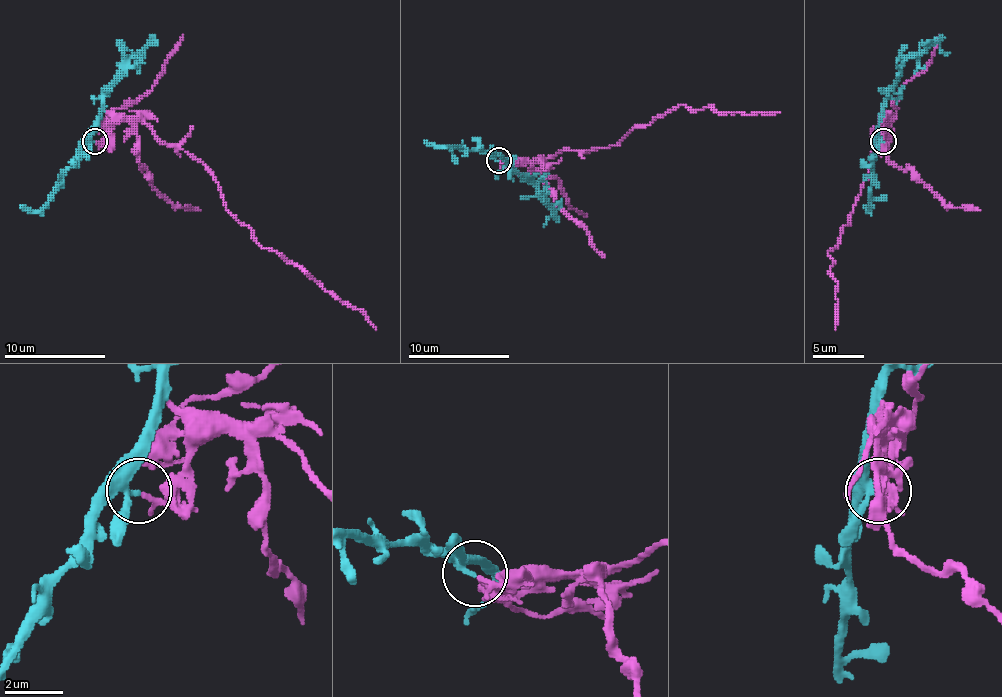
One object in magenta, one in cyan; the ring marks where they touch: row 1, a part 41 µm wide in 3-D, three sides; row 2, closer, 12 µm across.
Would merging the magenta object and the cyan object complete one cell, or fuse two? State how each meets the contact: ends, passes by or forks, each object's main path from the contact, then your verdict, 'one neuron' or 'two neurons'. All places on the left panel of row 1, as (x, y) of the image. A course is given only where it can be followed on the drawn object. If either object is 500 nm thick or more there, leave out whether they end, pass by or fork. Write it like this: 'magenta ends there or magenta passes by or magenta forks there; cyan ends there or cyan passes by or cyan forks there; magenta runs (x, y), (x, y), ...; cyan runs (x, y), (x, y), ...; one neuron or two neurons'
magenta ends there; cyan passes by; magenta runs (96, 141), (122, 121), (142, 121), (193, 154), (264, 248), (302, 266), (376, 330); cyan runs (94, 141), (91, 126), (101, 106), (101, 91), (147, 42), (139, 53); two neurons

